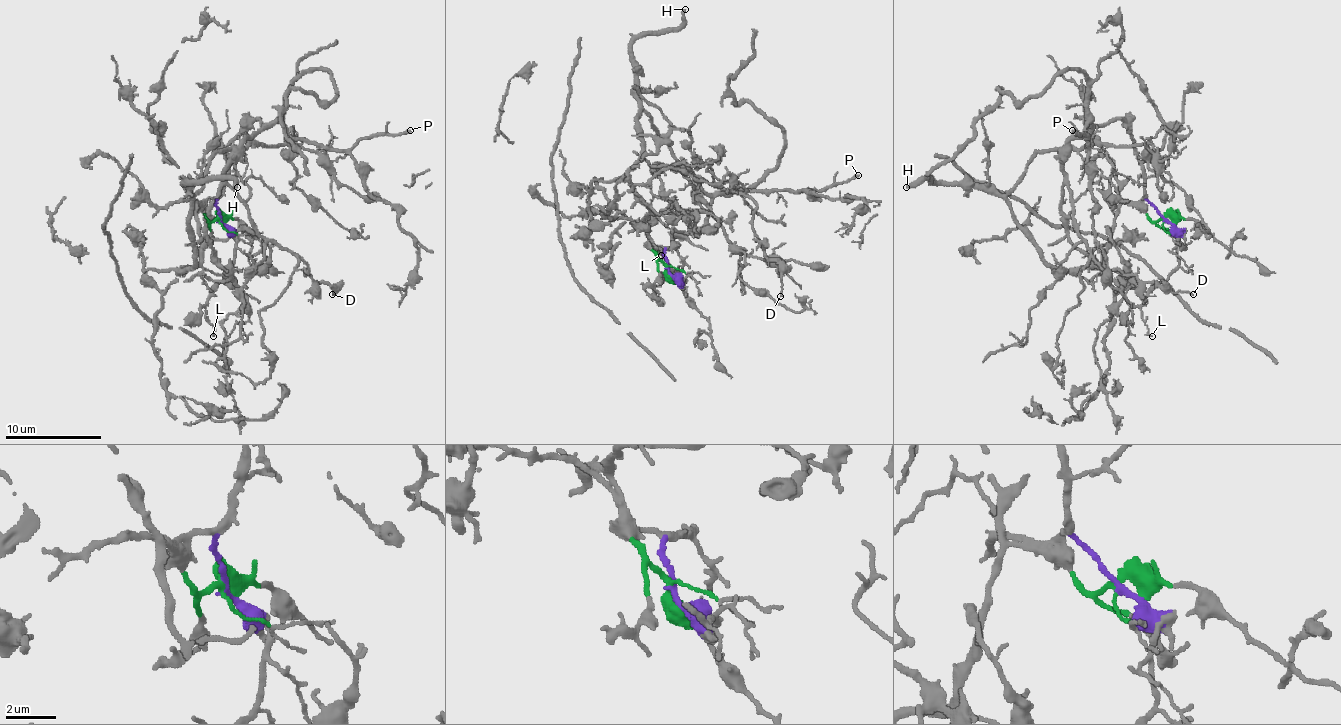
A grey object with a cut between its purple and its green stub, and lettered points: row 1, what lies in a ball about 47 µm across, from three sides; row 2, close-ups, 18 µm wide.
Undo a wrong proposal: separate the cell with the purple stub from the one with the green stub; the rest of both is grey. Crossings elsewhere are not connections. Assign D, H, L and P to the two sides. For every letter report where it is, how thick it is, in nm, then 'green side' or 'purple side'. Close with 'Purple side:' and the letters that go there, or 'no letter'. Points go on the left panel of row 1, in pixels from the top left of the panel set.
D: at (332, 294); 120 nm thick; purple side
H: at (237, 187); 360 nm thick; green side
L: at (213, 336); 150 nm thick; purple side
P: at (410, 130); 240 nm thick; purple side
Purple side: D, L, P

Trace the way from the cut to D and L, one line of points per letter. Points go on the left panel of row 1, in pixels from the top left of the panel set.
D: (219, 219), (227, 146), (256, 120), (263, 125), (224, 183), (253, 226), (333, 294)
L: (219, 219), (236, 238), (234, 265), (210, 294), (205, 308), (205, 318), (214, 333), (212, 335)

